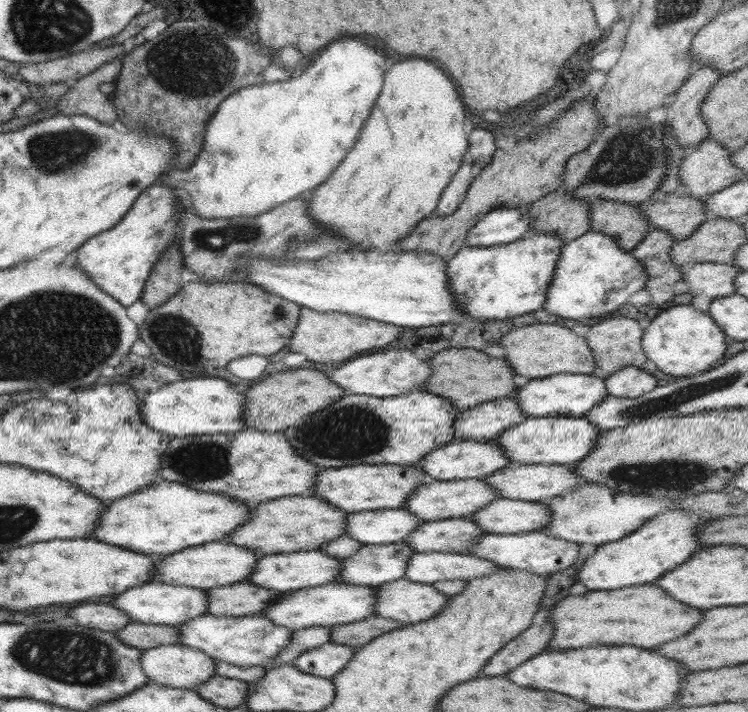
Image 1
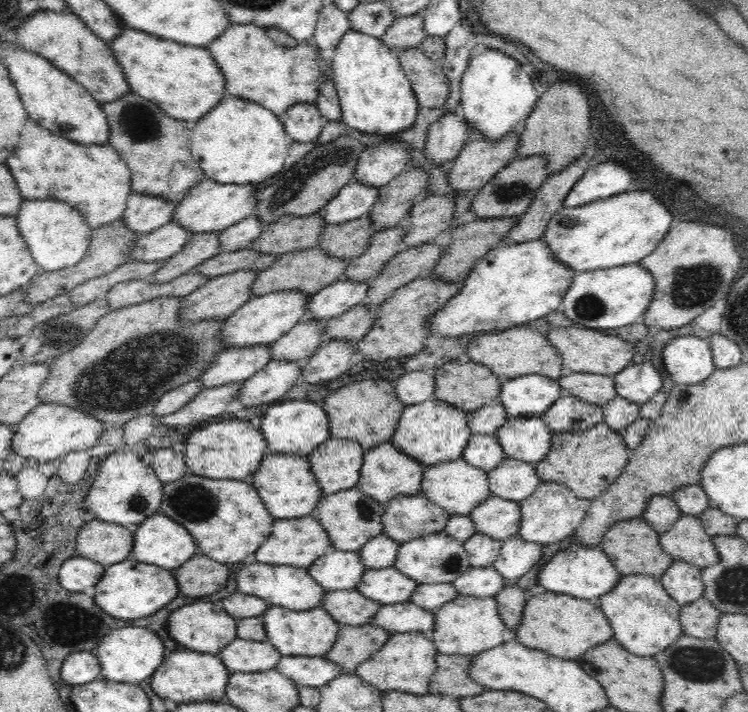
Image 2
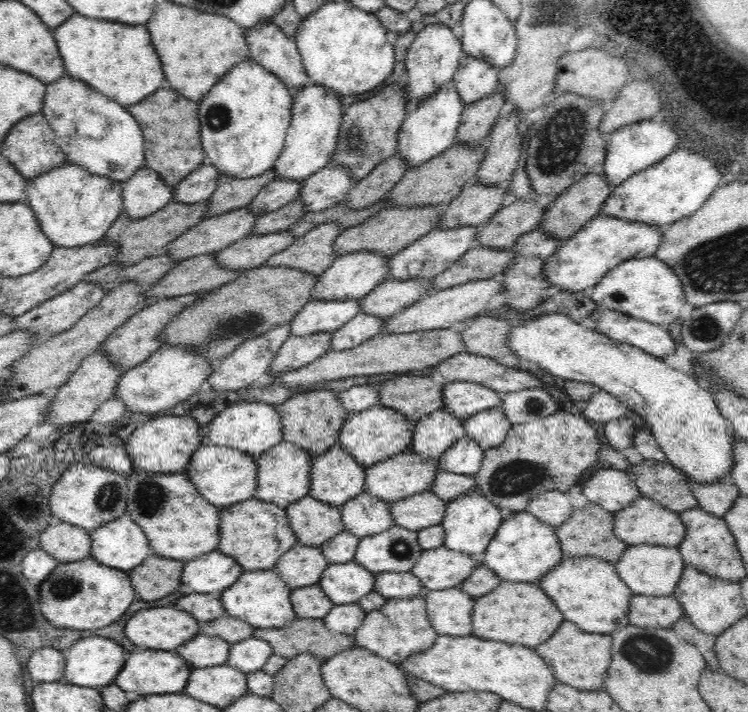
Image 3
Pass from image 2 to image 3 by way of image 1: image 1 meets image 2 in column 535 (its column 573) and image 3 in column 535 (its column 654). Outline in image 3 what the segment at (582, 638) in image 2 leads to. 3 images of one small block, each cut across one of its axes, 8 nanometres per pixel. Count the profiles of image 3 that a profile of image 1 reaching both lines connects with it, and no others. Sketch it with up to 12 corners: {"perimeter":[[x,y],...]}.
{"perimeter":[[537,583],[475,599],[471,634],[533,649],[564,616]]}

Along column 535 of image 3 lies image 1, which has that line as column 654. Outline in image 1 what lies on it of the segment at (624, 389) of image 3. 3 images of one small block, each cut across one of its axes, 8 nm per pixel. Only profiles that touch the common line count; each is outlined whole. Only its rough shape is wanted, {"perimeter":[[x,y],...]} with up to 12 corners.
{"perimeter":[[680,304],[643,330],[667,375],[721,363],[729,339],[707,312]]}

